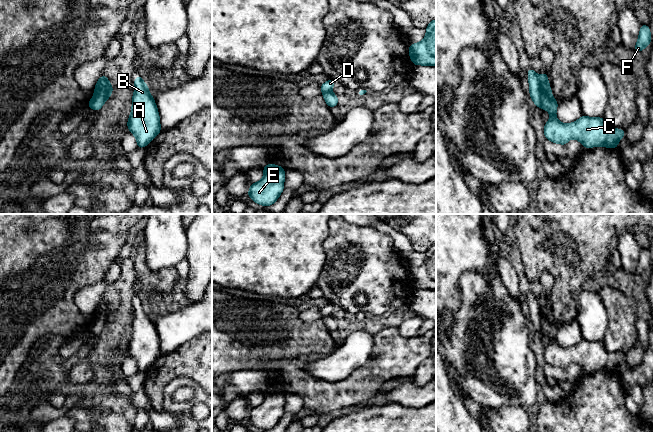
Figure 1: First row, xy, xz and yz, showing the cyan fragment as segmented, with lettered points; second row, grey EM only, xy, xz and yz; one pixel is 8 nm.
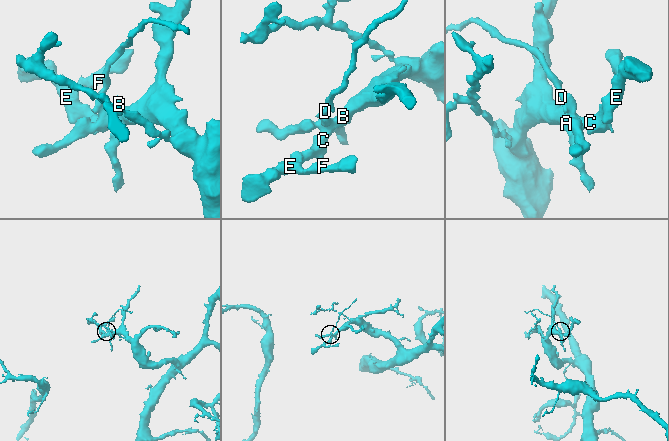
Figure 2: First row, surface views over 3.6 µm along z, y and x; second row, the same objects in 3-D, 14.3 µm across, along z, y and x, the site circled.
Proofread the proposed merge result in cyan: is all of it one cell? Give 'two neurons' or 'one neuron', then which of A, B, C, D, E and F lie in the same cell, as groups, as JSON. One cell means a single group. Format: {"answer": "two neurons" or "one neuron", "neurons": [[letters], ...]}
{"answer": "two neurons", "neurons": [["A", "B", "C", "E", "F"], ["D"]]}

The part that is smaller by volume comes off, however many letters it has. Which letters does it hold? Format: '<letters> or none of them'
D

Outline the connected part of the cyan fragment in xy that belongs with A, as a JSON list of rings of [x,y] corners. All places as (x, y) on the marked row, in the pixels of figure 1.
[[[140,75],[135,77],[128,130],[137,139],[137,148],[145,148],[160,132],[160,117],[149,87]]]

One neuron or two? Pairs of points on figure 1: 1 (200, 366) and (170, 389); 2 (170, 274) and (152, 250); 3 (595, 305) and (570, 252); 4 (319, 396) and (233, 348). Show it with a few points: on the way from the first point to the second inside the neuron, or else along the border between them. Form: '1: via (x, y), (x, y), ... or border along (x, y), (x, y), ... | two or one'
1: border along (165, 385), (179, 376), (187, 376), (201, 387) | two
2: border along (145, 254), (147, 266), (152, 270), (174, 267) | two
3: border along (581, 289), (579, 291) | two
4: border along (283, 365), (282, 373) | two

